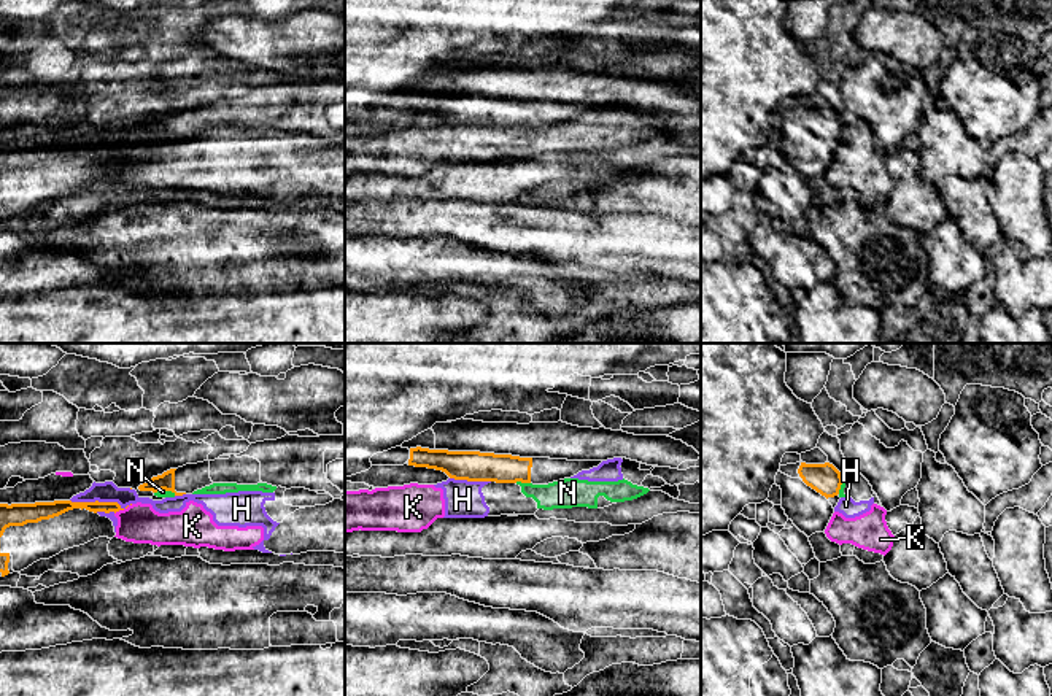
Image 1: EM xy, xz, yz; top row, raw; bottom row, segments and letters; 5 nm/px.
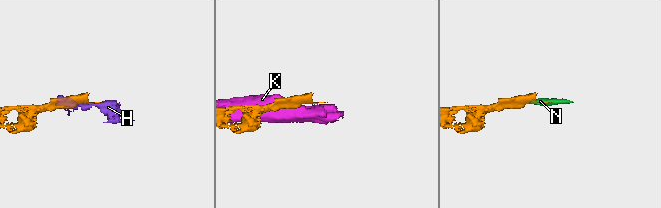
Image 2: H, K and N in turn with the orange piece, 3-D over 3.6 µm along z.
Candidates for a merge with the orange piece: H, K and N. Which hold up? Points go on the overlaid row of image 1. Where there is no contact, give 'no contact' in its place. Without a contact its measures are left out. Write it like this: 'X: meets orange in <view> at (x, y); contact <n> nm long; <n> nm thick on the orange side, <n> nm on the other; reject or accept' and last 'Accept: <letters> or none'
H: meets orange in xy at (100, 502); contact 320 nm long; 80 nm thick on the orange side, 100 nm on the other; reject
K: meets orange in xy at (123, 509); contact 110 nm long; 60 nm thick on the orange side, 200 nm on the other; reject
N: meets orange in xz at (523, 482); contact 80 nm long; 150 nm thick on the orange side, 150 nm on the other; reject
Accept: none

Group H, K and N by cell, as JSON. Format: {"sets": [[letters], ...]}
{"sets": [["H", "K", "N"]]}

